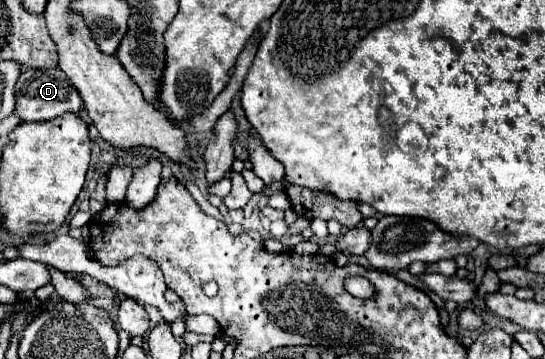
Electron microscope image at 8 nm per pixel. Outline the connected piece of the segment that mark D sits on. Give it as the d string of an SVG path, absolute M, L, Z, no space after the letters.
M22 68L22 76L18 80L18 102L16 114L24 122L36 120L52 120L66 112L78 114L82 110L82 98L74 84L60 68Z

